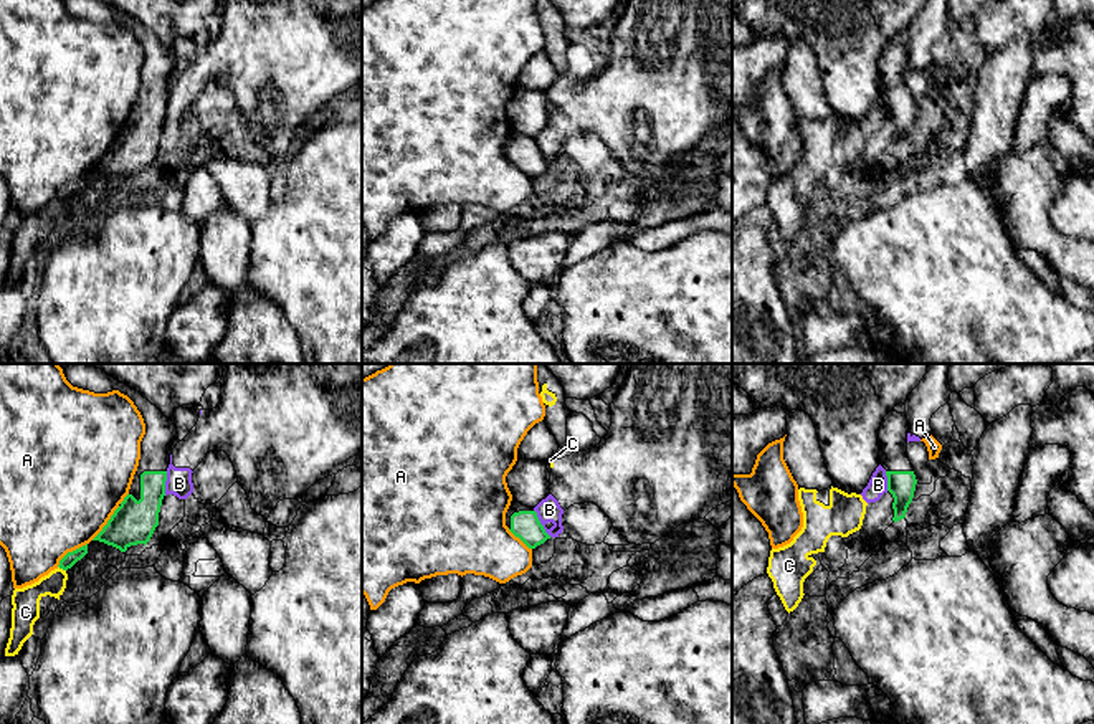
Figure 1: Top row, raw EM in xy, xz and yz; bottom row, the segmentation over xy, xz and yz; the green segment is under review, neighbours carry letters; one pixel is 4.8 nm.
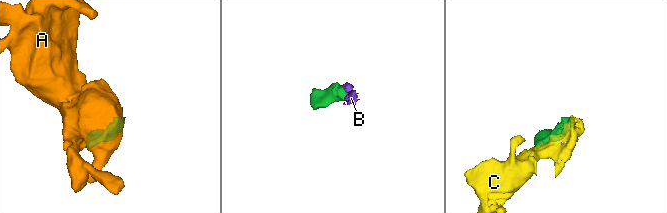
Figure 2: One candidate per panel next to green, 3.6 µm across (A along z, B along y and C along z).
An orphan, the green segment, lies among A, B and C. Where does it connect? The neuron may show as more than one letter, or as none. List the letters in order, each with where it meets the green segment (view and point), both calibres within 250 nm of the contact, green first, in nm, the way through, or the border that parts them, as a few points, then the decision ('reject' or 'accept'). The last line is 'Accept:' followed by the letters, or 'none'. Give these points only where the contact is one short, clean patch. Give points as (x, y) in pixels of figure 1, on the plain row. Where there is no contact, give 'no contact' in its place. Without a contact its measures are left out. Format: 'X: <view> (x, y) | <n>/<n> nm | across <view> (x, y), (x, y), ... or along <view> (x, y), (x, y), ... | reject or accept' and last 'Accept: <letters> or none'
A: xy (108, 152) | 220/480 nm | reject
B: xz (539, 152) | 140/120 nm | along xz (534, 139), (539, 152), (551, 166) | reject
C: xy (61, 197) | 70/130 nm | along xy (58, 195), (65, 200) | reject
Accept: none

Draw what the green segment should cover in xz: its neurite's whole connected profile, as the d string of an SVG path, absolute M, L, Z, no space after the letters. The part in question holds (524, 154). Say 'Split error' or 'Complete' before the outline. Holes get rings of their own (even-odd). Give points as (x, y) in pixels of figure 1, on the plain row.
Split error. M511 131L506 142L506 155L509 160L519 167L529 179L535 179L544 174L550 165L540 154L534 137L522 136L517 131Z

